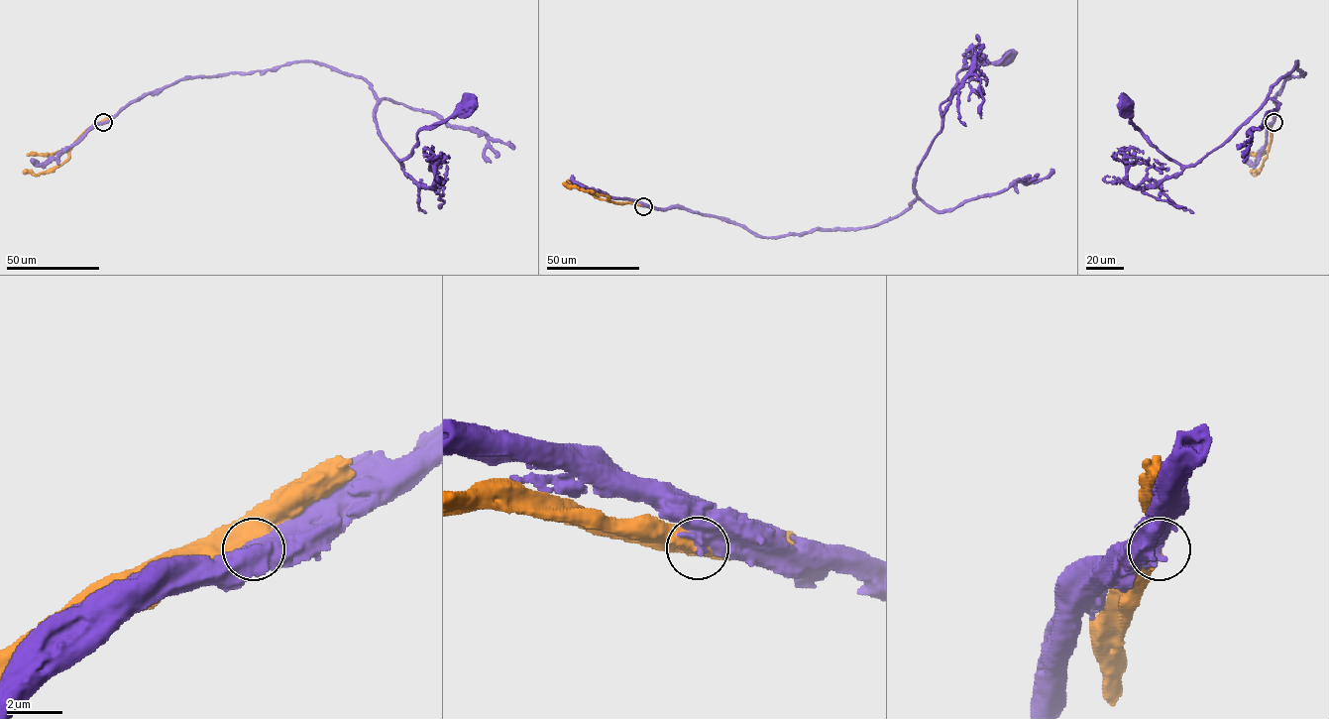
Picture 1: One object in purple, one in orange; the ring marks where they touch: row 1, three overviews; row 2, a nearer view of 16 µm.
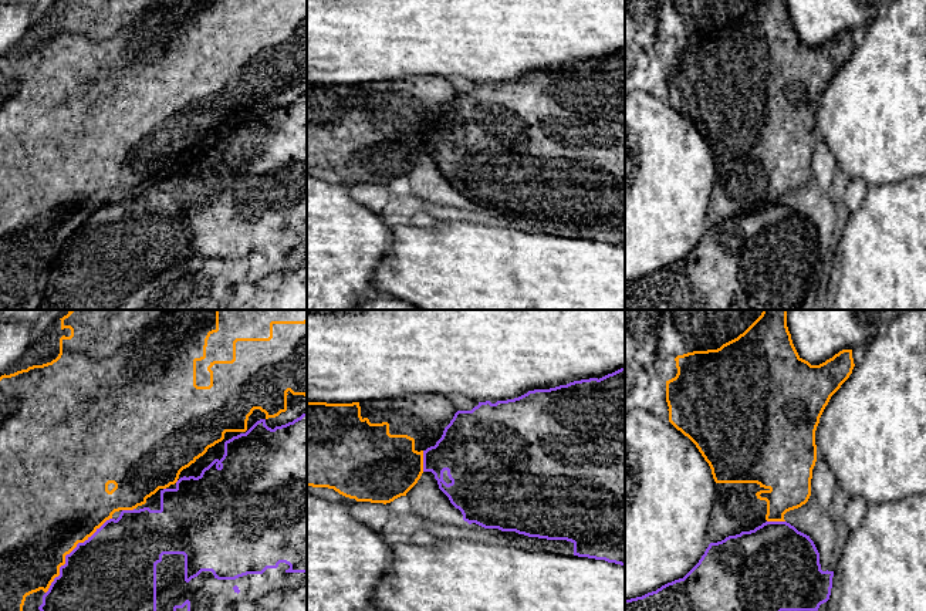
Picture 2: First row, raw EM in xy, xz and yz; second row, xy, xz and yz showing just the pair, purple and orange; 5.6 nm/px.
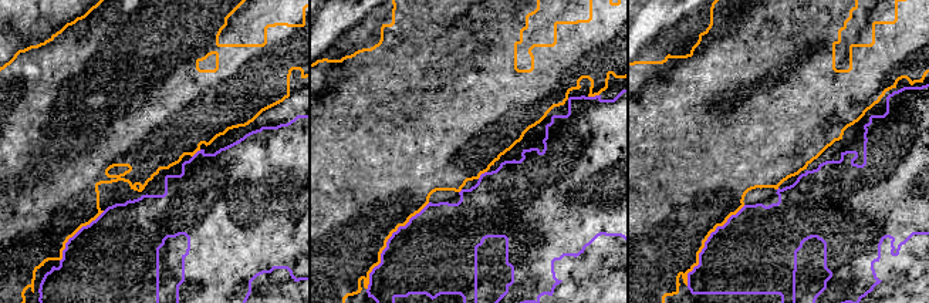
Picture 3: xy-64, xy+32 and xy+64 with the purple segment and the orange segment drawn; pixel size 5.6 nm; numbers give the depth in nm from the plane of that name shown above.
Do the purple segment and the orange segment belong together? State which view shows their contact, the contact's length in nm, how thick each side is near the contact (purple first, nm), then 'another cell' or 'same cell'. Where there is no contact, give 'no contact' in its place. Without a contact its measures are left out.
xy | 550 nm | 500/480 nm | another cell

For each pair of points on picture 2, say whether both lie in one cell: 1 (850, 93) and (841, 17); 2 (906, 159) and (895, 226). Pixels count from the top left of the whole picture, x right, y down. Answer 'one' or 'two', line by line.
1: two
2: two

